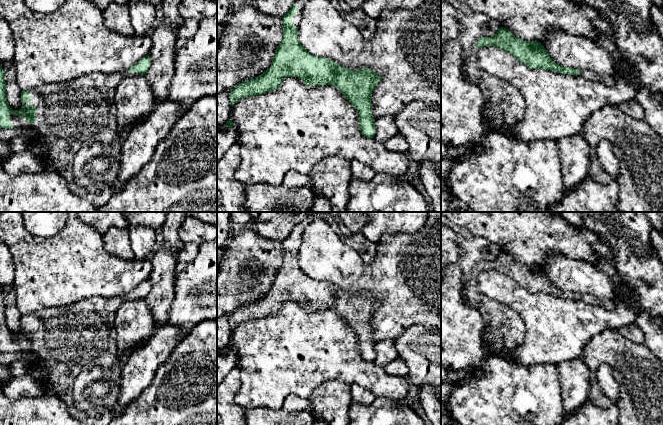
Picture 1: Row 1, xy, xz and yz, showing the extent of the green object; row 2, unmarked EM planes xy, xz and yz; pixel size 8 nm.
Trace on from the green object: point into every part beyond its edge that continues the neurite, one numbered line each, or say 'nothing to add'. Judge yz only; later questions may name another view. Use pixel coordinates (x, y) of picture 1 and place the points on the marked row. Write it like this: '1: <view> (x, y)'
1: yz (587, 74)

